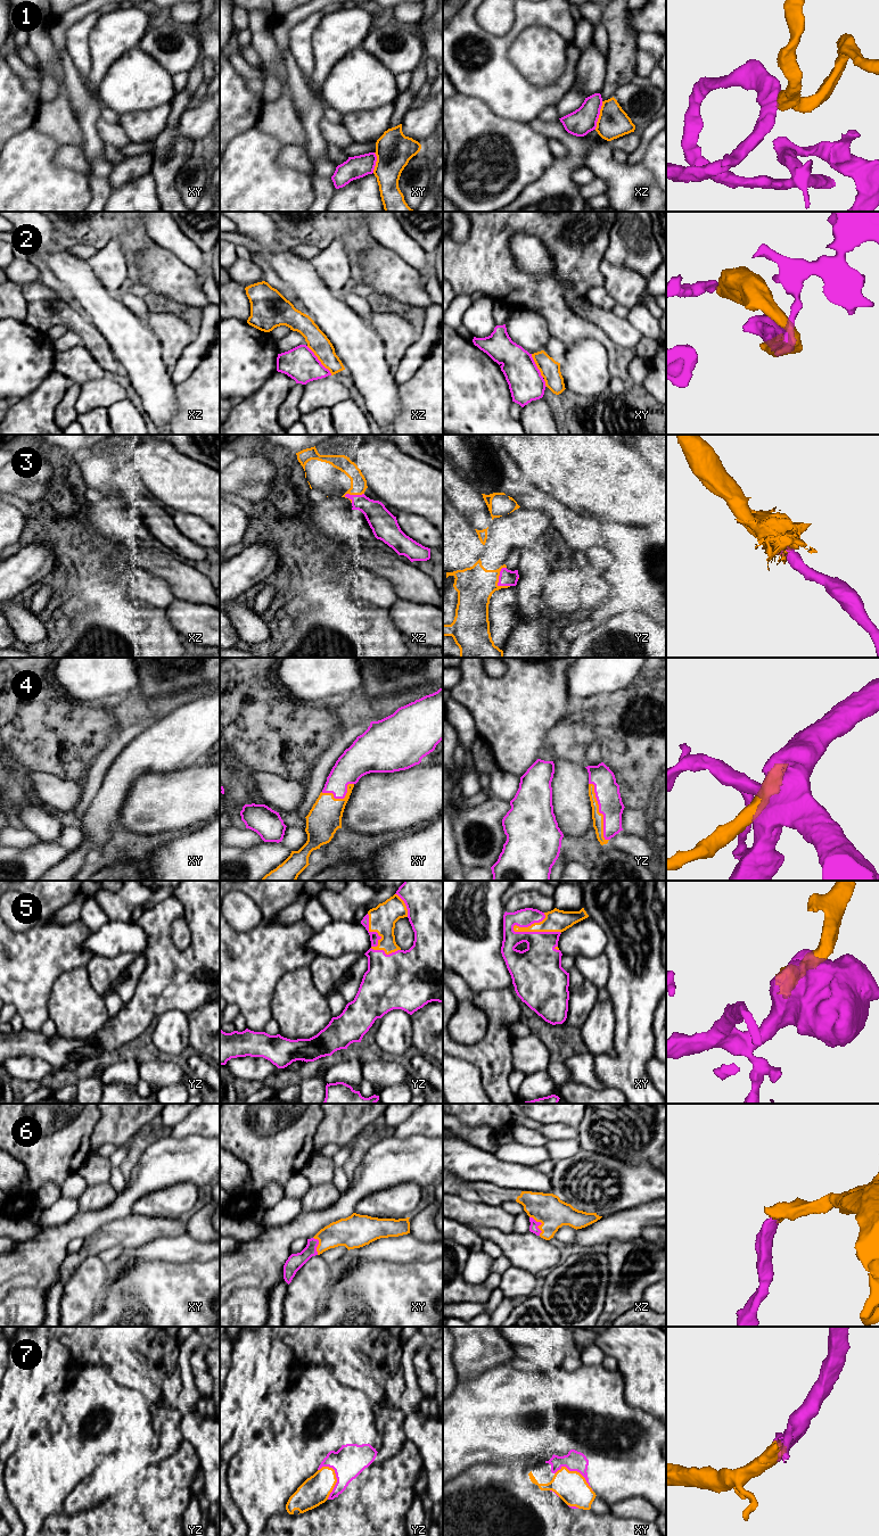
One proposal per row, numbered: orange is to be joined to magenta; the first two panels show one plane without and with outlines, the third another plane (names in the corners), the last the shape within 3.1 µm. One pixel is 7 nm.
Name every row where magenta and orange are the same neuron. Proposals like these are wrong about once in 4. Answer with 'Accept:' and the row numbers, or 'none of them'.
Accept: 1, 2, 3, 4, 5, 6, 7

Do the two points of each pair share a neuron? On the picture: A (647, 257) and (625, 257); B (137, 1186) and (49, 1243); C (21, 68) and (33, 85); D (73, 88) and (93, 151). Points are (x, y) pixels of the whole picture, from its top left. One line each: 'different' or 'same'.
A: same
B: same
C: same
D: same

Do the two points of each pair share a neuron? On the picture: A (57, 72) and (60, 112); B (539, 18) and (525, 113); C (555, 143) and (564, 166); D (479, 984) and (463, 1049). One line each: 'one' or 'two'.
A: one
B: one
C: two
D: two

